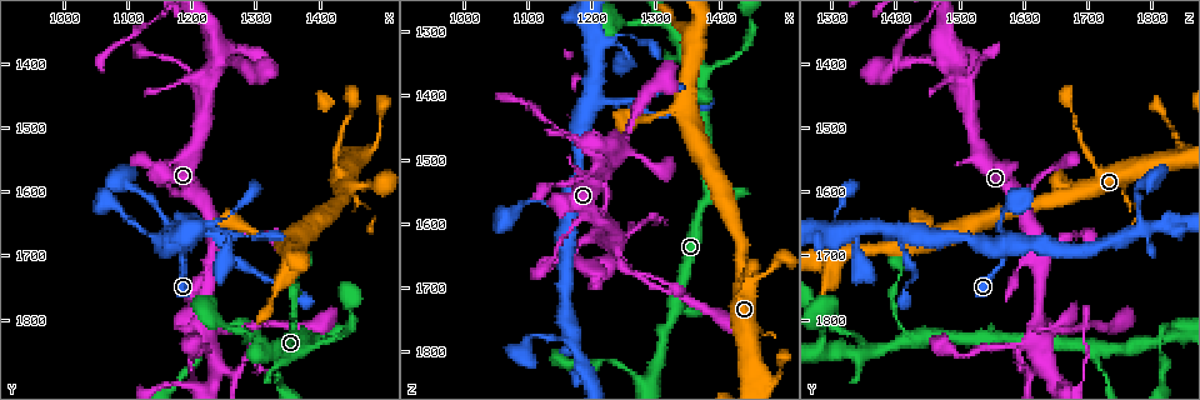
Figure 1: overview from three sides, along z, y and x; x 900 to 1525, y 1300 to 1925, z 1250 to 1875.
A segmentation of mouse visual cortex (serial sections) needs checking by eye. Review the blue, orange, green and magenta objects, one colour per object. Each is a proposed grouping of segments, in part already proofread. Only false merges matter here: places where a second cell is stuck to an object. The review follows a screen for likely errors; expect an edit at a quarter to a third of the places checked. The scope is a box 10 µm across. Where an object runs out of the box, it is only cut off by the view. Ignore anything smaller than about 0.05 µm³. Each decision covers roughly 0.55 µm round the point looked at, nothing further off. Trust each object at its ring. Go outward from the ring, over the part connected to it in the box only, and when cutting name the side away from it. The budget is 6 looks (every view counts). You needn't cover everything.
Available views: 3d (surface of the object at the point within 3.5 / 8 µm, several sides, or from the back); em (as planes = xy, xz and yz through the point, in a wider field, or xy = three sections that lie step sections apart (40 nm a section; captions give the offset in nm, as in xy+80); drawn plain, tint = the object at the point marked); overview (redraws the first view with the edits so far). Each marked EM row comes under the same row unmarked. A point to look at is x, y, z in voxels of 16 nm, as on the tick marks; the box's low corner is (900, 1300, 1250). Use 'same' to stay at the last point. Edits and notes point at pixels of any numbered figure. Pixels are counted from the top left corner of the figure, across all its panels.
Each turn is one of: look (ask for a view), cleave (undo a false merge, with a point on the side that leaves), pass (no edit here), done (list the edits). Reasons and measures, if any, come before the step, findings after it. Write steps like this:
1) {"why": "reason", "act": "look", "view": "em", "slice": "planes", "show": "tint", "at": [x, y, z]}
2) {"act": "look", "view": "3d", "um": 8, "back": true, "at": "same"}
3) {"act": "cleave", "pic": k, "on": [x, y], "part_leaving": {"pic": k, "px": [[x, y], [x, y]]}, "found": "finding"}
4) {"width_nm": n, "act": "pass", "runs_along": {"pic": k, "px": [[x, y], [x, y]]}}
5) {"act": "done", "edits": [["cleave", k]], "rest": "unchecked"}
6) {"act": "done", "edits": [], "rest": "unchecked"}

{"act": "look", "view": "3d", "um": 3.5, "at": [1440, 1490, 1680]}

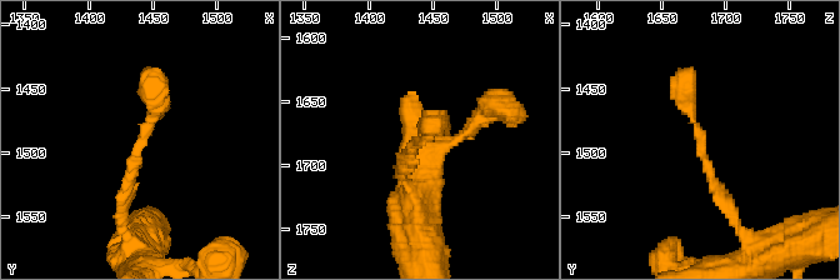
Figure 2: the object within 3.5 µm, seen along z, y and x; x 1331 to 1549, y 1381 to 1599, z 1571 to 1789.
{"why": "now the EM", "act": "look", "view": "em", "slice": "xy", "step": 5, "show": "tint", "at": [1442, 1486, 1680]}

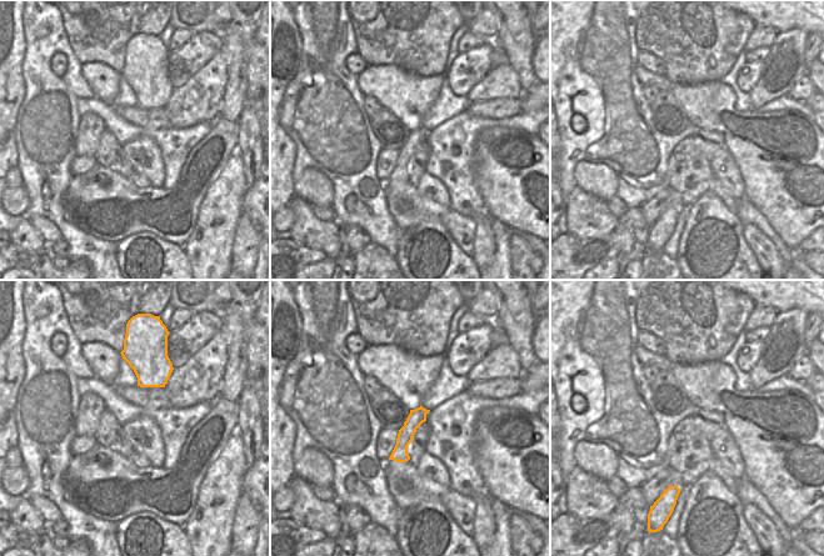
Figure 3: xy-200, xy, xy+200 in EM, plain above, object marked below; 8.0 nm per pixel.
{"act": "pass", "runs_along": {"pic": 3, "px": [[420, 410], [405, 434], [399, 459]]}, "found": "continuous, no second cell"}

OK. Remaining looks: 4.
{"why": "a fork", "act": "look", "view": "3d", "um": 3.5, "at": [1370, 1835, 1410]}

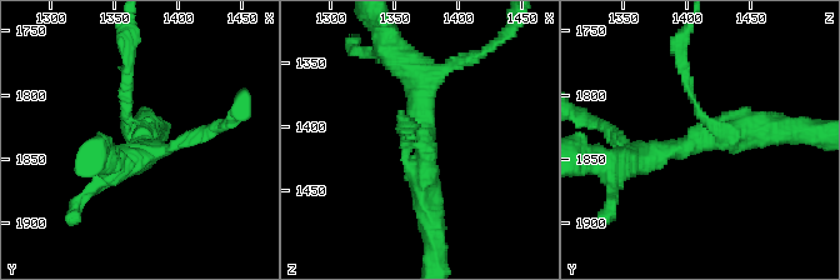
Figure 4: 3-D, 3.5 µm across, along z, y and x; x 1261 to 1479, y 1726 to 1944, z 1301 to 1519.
{"arms": 3, "arm_widths_nm": [150, 350, 350], "why": "shape alone is not enough", "act": "look", "view": "em", "slice": "xy", "step": 5, "show": "tint", "at": [1372, 1830, 1412]}

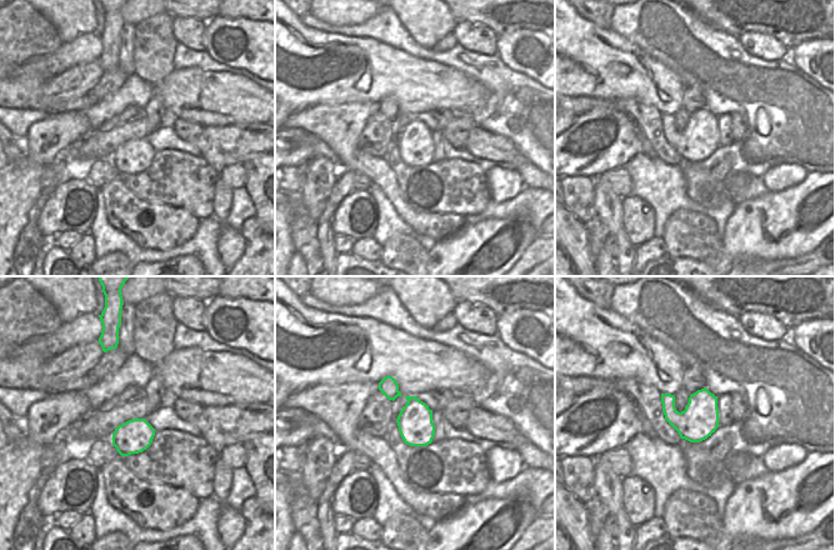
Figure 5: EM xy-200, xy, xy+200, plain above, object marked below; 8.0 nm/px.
{"width_nm": 280, "act": "pass", "runs_along": {"pic": 4, "px": [[784, 129], [630, 159]]}, "found": "all the same cell"}

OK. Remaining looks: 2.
{"act": "done", "edits": [], "rest": "unchecked"}

